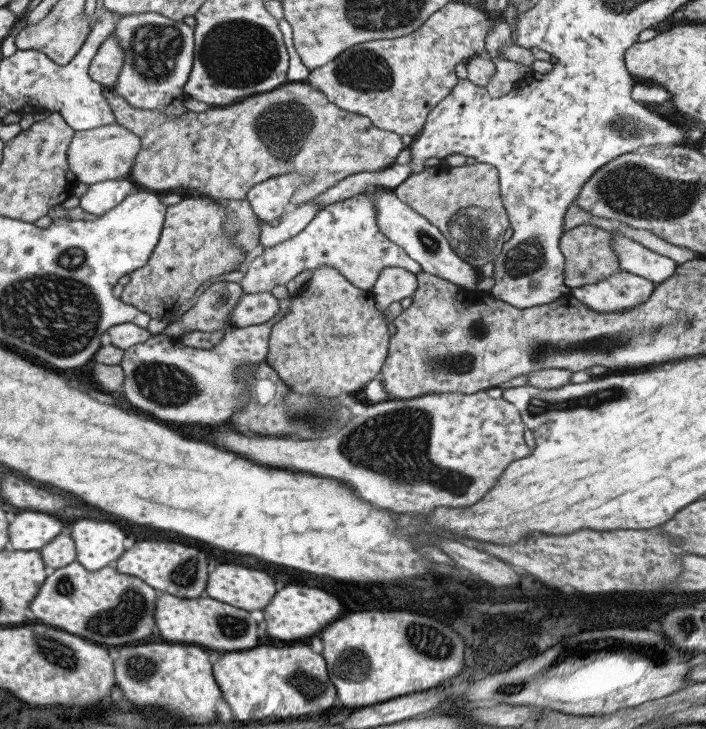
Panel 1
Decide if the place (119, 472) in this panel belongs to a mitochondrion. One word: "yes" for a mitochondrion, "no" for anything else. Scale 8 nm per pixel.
no

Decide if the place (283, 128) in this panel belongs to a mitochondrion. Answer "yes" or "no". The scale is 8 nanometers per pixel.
yes

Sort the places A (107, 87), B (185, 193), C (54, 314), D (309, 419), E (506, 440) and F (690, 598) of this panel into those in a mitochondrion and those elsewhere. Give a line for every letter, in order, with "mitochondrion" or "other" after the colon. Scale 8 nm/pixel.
A: other
B: other
C: mitochondrion
D: mitochondrion
E: other
F: other

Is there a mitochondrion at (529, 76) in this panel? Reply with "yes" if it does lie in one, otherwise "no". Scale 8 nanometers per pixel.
no

